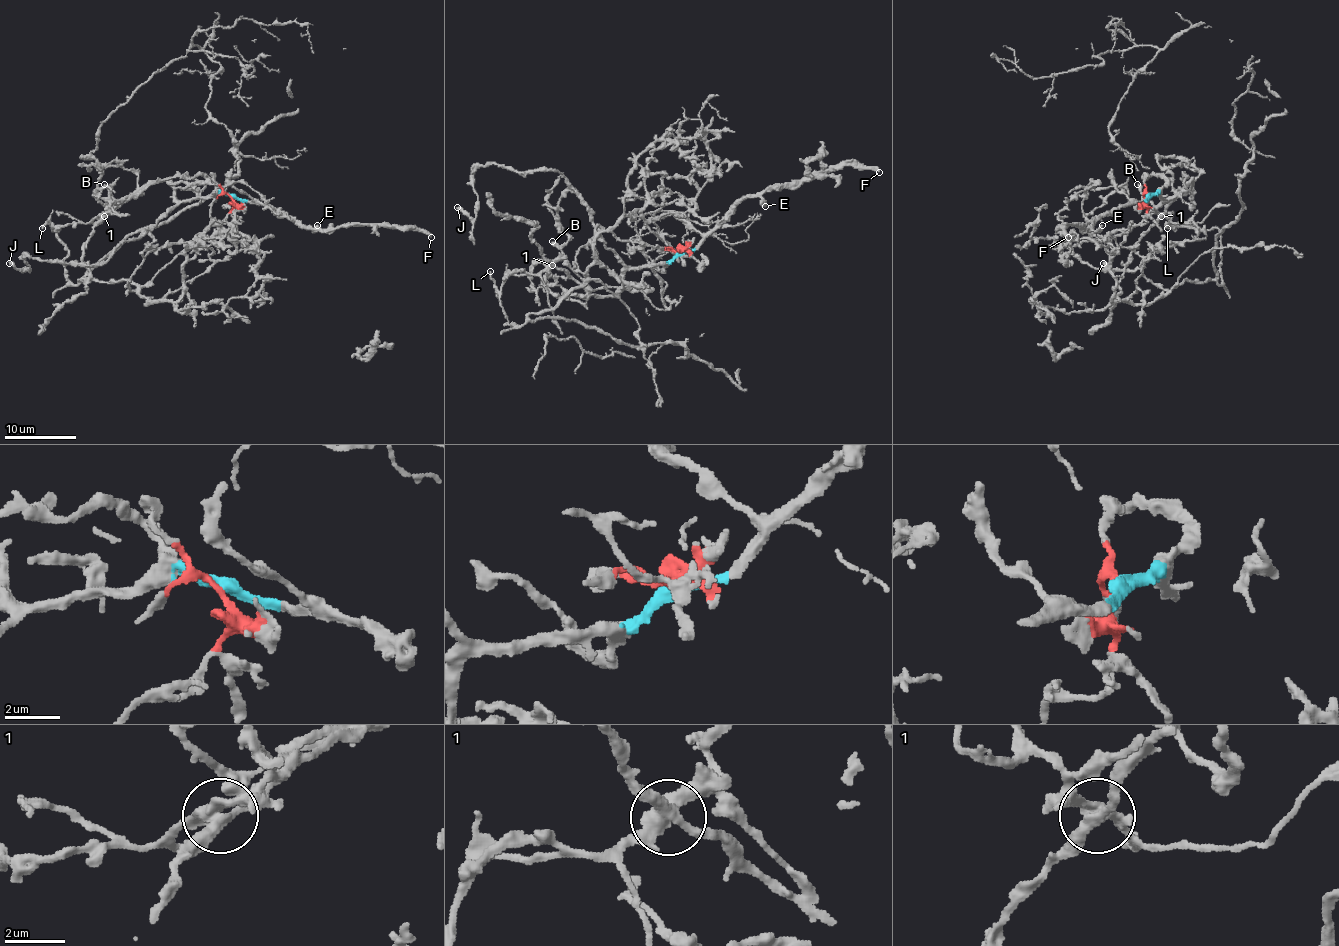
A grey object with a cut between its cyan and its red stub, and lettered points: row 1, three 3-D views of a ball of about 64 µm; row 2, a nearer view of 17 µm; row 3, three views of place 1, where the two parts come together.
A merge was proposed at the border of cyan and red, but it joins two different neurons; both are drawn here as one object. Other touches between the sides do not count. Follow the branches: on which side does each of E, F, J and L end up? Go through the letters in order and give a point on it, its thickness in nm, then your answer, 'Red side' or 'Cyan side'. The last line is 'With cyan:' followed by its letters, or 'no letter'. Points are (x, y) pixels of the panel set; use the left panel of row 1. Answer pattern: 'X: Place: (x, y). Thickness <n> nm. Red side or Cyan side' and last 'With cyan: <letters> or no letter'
E: Place: (317, 225). Thickness 400 nm. Cyan side
F: Place: (431, 237). Thickness 380 nm. Cyan side
J: Place: (9, 263). Thickness 440 nm. Cyan side
L: Place: (42, 228). Thickness 200 nm. Red side
With cyan: E, F, J

